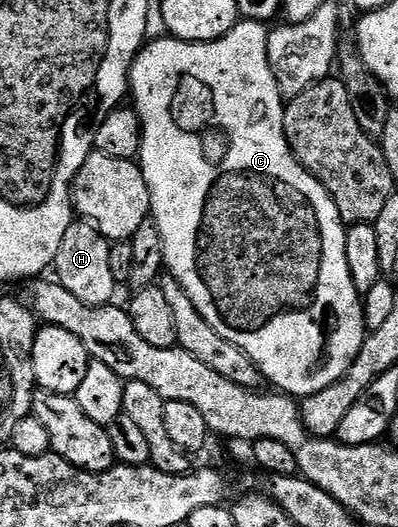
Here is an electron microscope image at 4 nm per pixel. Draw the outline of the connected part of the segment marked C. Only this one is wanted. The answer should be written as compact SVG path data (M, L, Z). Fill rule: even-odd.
M240 19L220 40L210 40L207 44L189 44L185 40L164 38L144 43L135 61L131 64L129 77L129 96L133 101L135 113L143 124L143 141L139 147L137 163L143 169L143 177L149 186L151 199L150 219L154 220L163 243L163 262L170 279L183 287L185 294L197 306L201 318L221 334L233 346L245 350L249 358L259 368L264 381L272 380L280 393L292 398L312 396L325 386L345 375L349 366L359 357L359 351L368 335L363 322L363 302L361 293L353 286L349 274L349 262L345 262L345 234L348 225L344 224L333 198L325 190L323 183L291 152L283 129L283 110L285 99L278 86L269 64L267 53L268 25L252 20Z

